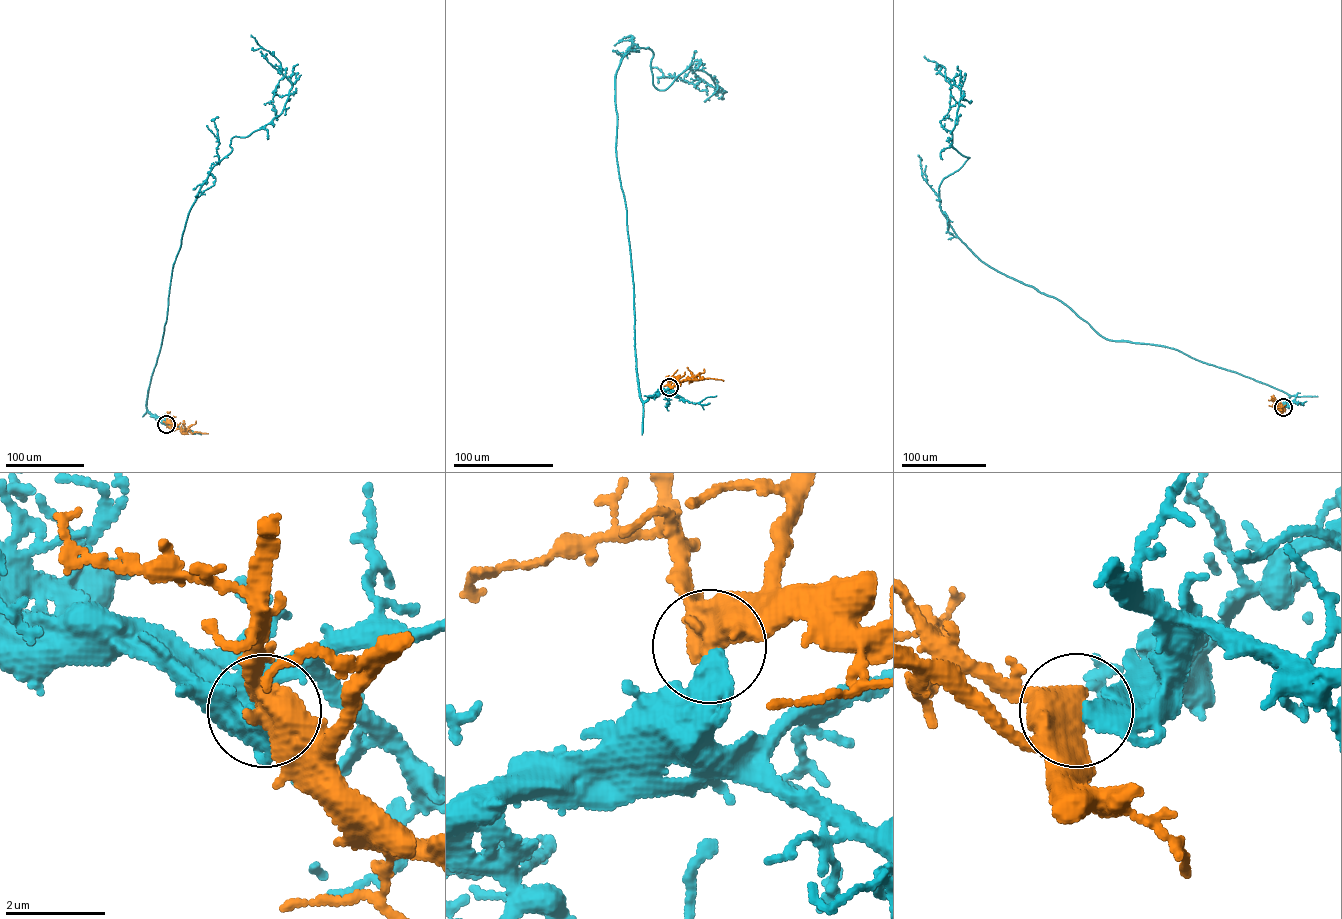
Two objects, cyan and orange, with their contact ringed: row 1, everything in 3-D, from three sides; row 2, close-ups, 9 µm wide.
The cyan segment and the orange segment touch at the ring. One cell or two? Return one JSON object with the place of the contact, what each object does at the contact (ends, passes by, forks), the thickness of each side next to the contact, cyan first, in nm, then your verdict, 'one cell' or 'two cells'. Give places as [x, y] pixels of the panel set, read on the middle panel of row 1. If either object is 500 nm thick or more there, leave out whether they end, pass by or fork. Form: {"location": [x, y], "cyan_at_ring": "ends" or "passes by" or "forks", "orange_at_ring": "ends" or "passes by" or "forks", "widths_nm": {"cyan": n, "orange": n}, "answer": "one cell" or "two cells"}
{"location": [669, 387], "widths_nm": {"cyan": 480, "orange": 550}, "answer": "one cell"}

